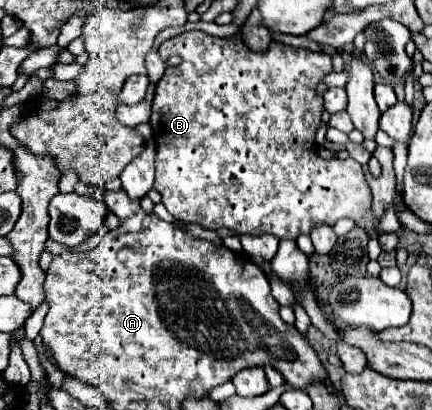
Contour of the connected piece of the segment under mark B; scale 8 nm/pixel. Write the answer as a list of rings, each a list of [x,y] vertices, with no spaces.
[[[190,30],[182,32],[166,42],[160,44],[160,54],[180,54],[182,62],[178,66],[166,66],[164,76],[156,84],[156,94],[152,100],[152,114],[150,114],[150,126],[152,134],[156,140],[156,180],[154,188],[162,196],[162,204],[170,214],[174,214],[178,220],[190,222],[190,224],[200,224],[202,228],[218,230],[218,228],[228,228],[236,234],[250,234],[250,236],[262,236],[262,234],[274,234],[276,238],[290,238],[296,240],[300,234],[310,234],[314,226],[318,224],[328,224],[334,226],[340,218],[352,218],[360,220],[364,214],[370,212],[372,206],[372,192],[370,186],[364,178],[362,166],[354,162],[352,158],[348,160],[324,160],[318,156],[318,148],[314,142],[316,130],[320,128],[322,122],[322,96],[318,96],[316,86],[320,80],[332,72],[332,58],[322,54],[322,52],[312,52],[306,48],[294,48],[286,46],[282,42],[272,40],[268,50],[264,52],[252,52],[242,36],[226,36],[226,38],[216,38],[212,34],[200,32],[200,30]]]

